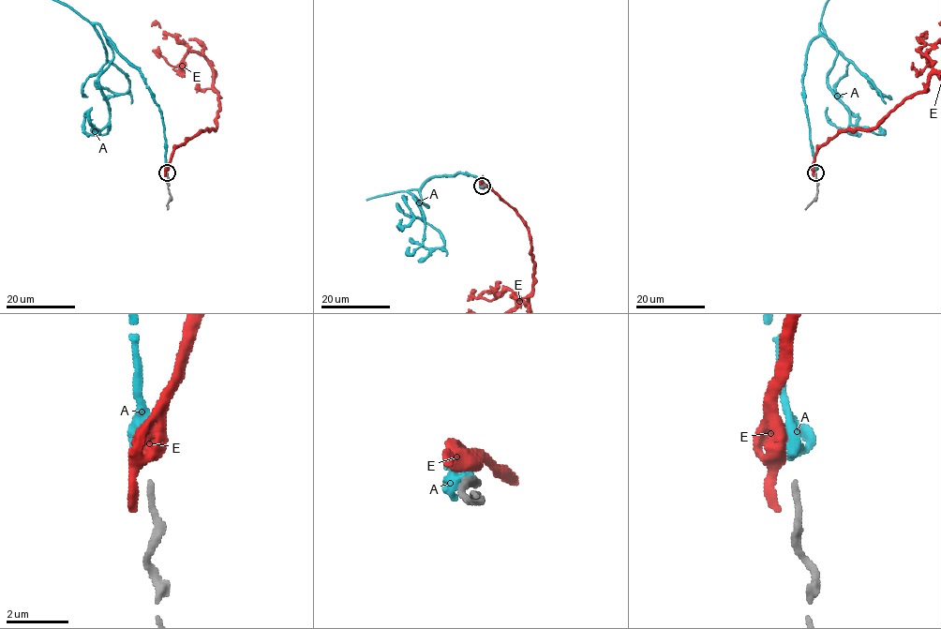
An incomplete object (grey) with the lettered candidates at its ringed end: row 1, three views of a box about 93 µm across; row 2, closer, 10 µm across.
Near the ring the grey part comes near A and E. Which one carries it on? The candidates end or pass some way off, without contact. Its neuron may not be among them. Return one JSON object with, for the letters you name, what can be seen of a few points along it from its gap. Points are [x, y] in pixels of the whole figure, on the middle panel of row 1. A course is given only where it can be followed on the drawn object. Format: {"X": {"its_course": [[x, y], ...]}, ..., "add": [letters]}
{"add": ["A"]}

